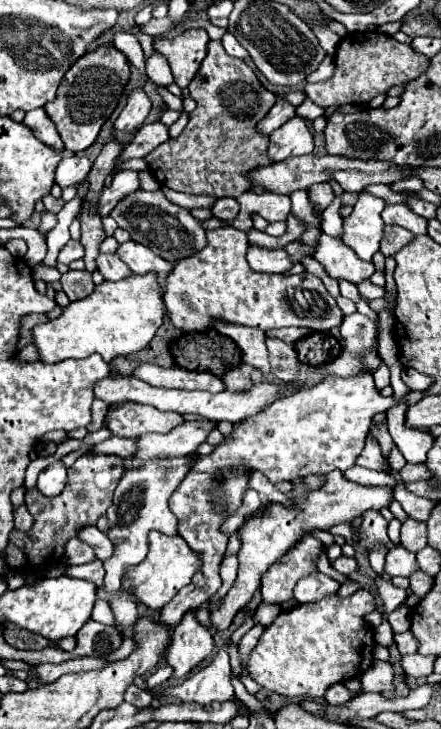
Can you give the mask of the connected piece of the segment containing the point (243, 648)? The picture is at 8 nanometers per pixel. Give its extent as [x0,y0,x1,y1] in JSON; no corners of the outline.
[240,624,264,668]

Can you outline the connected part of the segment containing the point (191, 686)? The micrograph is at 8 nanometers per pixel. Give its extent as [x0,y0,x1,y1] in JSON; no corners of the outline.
[134,650,234,704]

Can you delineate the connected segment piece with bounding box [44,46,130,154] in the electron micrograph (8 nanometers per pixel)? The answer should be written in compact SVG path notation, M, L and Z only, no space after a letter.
M100 46L94 52L88 52L64 74L56 98L50 104L46 104L44 110L48 118L54 122L66 150L78 154L96 140L102 124L118 104L128 76L128 60L114 46Z

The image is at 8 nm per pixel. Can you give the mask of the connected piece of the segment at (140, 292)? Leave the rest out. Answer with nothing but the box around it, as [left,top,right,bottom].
[32,274,164,364]

